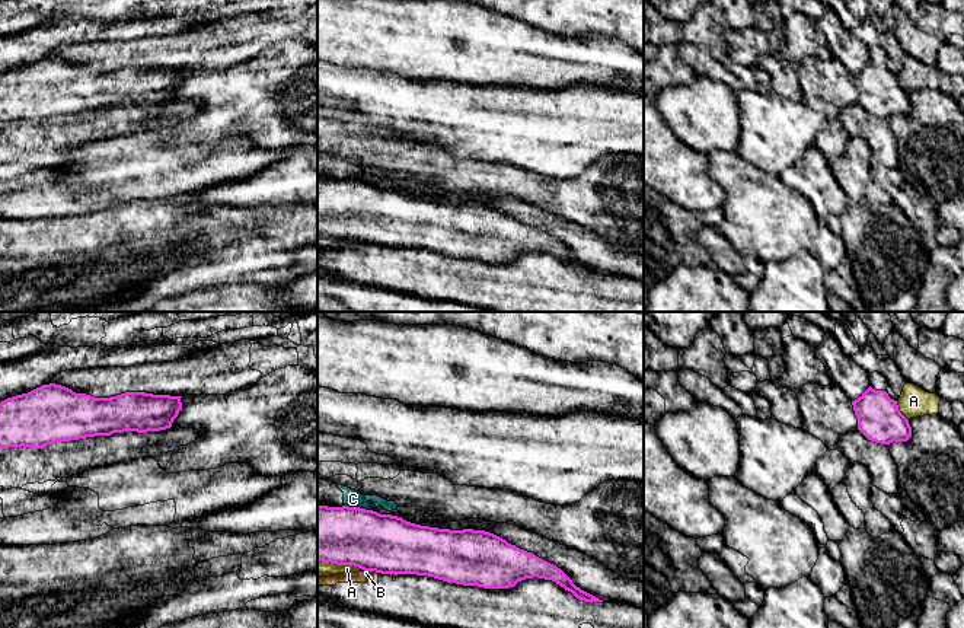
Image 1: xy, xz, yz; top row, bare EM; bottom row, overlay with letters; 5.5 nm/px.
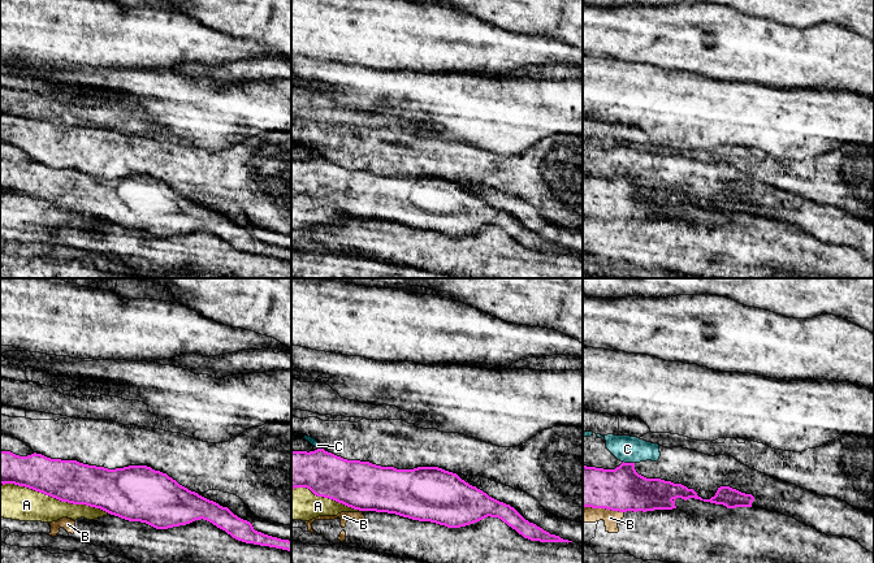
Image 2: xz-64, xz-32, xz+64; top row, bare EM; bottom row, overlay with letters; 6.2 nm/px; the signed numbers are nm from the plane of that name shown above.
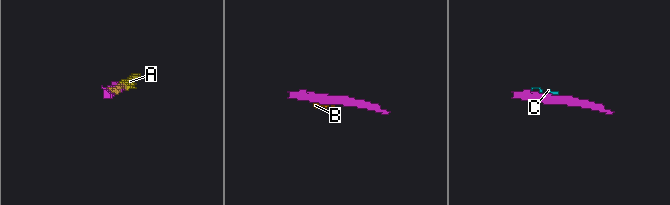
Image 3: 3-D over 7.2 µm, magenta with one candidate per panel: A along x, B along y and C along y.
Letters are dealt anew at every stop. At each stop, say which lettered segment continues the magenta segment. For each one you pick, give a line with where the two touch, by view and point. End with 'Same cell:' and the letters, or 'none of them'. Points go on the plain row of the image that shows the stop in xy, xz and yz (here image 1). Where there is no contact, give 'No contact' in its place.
Same cell: none of them

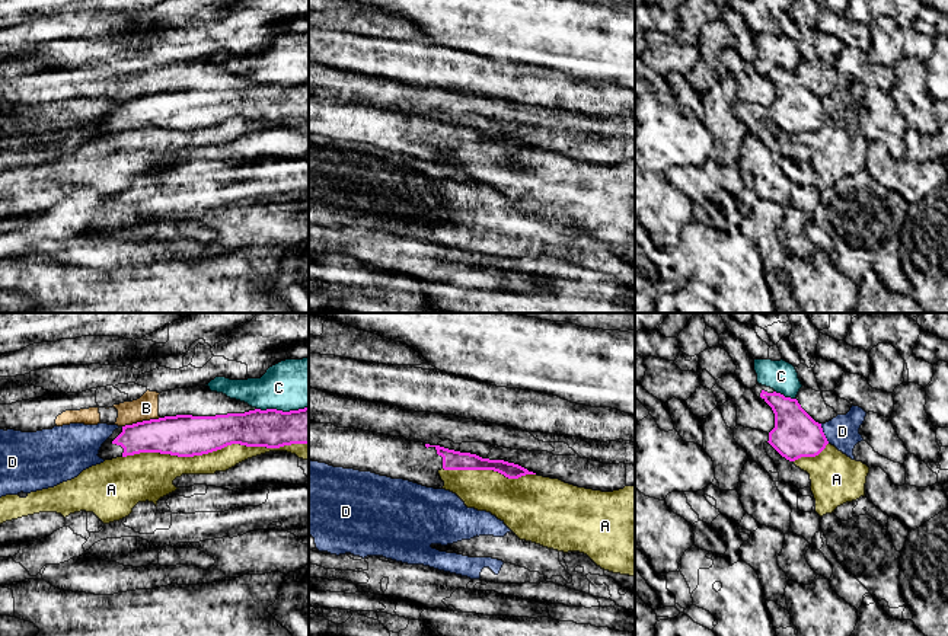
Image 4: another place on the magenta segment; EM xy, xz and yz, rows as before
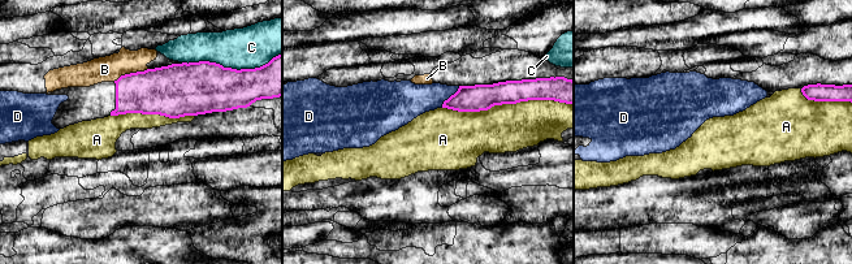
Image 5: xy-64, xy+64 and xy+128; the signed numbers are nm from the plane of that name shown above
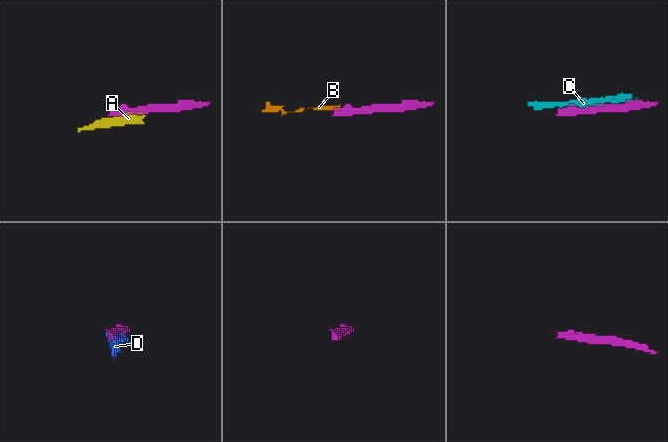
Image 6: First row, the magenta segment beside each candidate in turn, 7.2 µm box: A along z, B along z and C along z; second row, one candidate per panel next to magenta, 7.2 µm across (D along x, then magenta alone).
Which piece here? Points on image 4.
Same cell: none of them

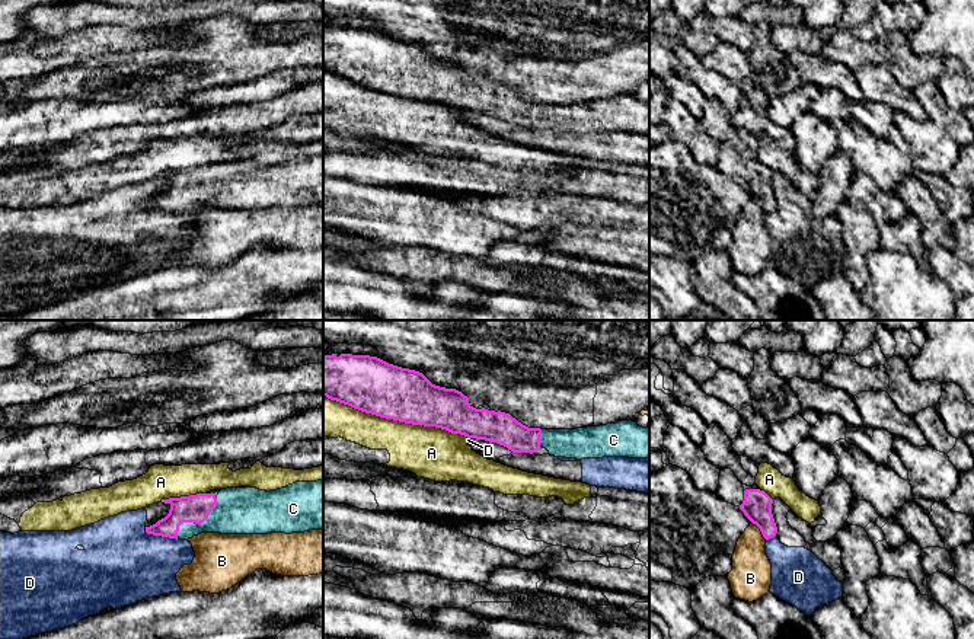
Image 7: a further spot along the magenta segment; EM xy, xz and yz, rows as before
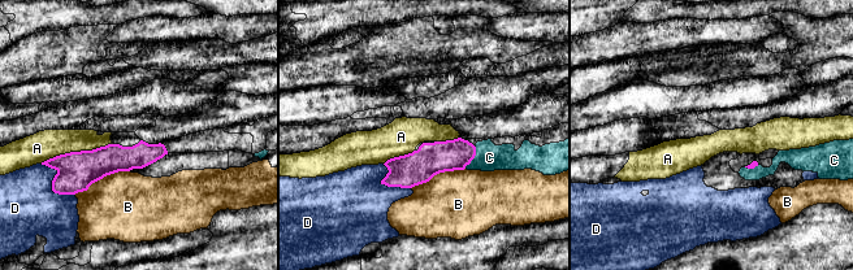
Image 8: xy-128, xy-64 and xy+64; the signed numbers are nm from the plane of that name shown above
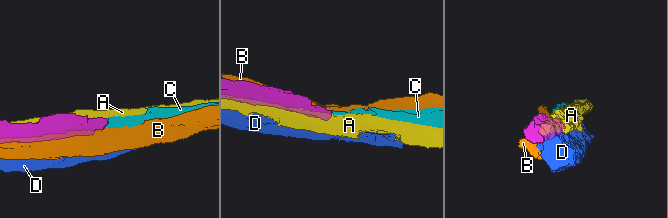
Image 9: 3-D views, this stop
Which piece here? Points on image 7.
C: Touches magenta at xy (197, 197)
Same cell: C

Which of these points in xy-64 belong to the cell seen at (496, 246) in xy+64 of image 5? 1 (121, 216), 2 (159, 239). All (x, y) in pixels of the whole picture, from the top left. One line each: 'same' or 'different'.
1: different
2: same

